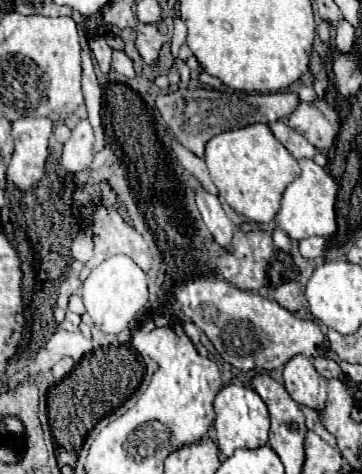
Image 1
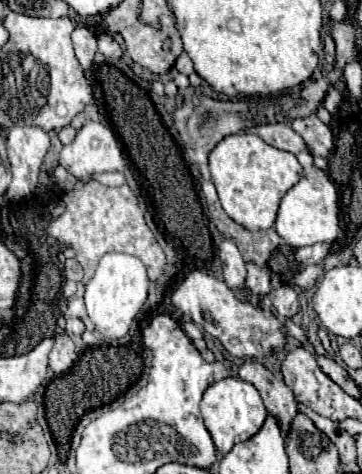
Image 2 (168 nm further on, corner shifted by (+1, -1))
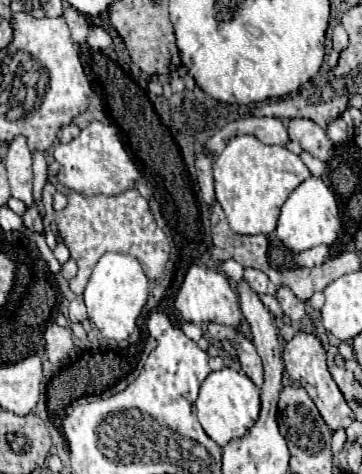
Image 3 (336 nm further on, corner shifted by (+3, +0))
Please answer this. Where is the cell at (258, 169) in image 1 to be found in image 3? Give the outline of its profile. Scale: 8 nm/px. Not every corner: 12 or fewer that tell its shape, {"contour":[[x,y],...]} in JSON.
{"contour":[[236,136],[214,160],[238,234],[270,234],[310,176],[300,156]]}

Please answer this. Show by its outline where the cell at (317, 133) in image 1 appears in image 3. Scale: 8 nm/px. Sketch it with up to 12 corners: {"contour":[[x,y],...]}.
{"contour":[[306,118],[288,124],[290,140],[328,160],[334,146],[326,130]]}

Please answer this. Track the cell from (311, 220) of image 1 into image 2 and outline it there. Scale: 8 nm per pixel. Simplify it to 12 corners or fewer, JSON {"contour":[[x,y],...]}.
{"contour":[[308,151],[280,201],[276,233],[294,249],[332,243],[339,195]]}

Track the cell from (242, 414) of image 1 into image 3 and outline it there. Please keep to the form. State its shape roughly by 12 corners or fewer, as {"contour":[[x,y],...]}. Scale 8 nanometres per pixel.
{"contour":[[232,368],[212,372],[196,400],[218,444],[242,438],[260,414],[260,390]]}

